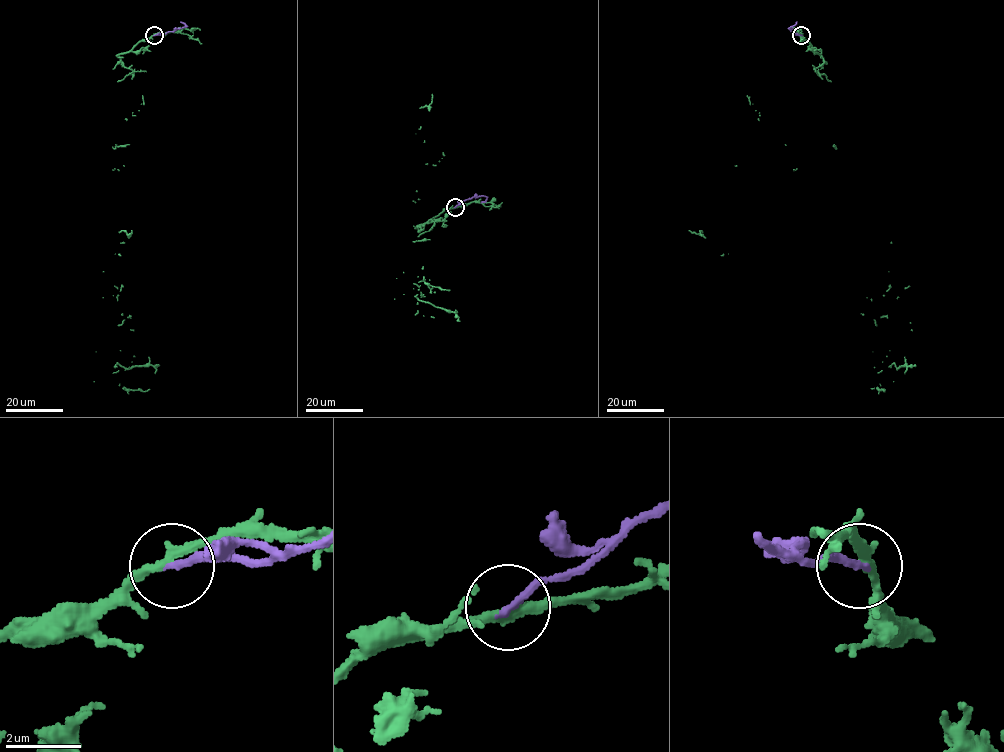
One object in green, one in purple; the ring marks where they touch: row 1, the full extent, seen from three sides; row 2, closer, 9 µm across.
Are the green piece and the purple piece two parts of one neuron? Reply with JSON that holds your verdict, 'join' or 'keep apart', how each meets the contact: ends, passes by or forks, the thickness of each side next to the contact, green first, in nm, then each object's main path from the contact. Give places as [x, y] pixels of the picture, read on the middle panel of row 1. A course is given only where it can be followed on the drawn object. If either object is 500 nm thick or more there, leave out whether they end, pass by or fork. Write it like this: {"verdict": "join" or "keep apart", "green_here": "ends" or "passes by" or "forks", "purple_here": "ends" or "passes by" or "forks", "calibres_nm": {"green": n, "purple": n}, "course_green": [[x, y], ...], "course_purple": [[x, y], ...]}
{"verdict": "keep apart", "green_here": "passes by", "purple_here": "ends", "calibres_nm": {"green": 240, "purple": 200}, "course_green": [[454, 207], [418, 226], [433, 221], [425, 142], [415, 134], [425, 279], [416, 297], [424, 282], [449, 290]], "course_purple": [[454, 207], [474, 196], [486, 198], [481, 202]]}

